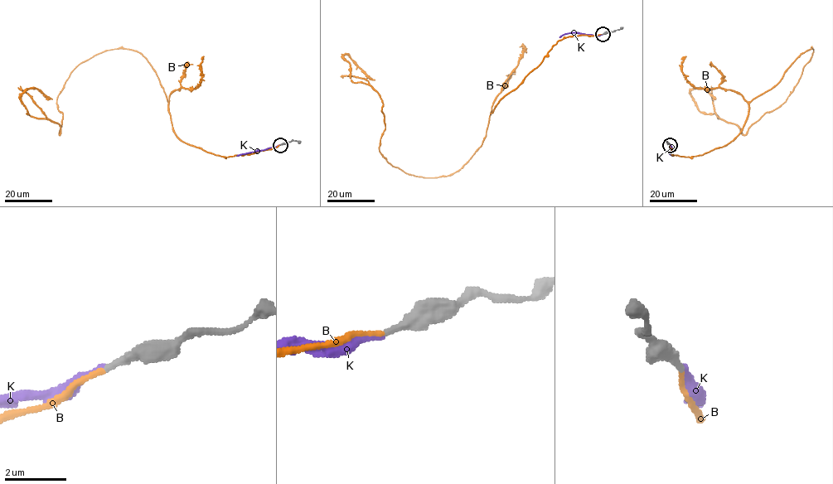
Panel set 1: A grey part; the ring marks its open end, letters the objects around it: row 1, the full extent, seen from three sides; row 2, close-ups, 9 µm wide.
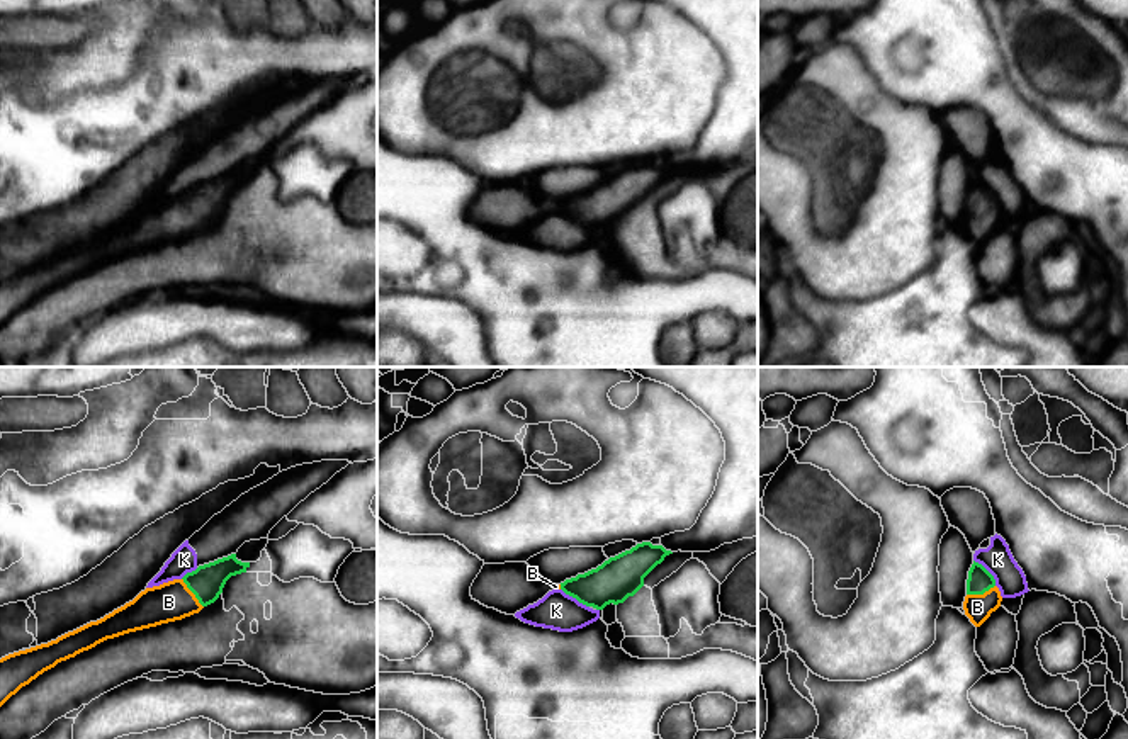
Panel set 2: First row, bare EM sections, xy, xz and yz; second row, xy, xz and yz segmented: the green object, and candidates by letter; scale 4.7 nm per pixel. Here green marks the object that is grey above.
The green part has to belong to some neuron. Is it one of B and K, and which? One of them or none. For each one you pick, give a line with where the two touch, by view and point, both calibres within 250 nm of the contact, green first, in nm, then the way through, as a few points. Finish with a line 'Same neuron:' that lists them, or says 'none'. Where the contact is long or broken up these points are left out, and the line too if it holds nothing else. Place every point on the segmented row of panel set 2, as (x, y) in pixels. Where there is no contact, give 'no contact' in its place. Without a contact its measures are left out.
B: meets green in xy at (192, 592); 160 nm thick on the green side, 190 nm on the other; runs through xy (206, 581), (192, 592), (169, 602)
Same neuron: B

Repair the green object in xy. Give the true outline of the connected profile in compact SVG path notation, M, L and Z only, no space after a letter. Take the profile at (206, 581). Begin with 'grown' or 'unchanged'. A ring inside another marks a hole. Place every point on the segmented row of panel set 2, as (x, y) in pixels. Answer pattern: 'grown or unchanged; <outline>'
grown; M236 554L217 559L214 562L199 566L195 571L187 573L182 579L173 579L160 586L146 588L133 601L114 610L97 622L90 622L73 632L68 632L56 640L41 644L25 651L8 654L0 659L0 707L15 695L22 686L29 685L44 671L54 668L58 663L75 657L76 654L95 647L97 644L114 639L129 632L156 627L161 623L182 620L199 613L204 606L214 603L226 581L231 576L246 573L250 562L241 562Z

